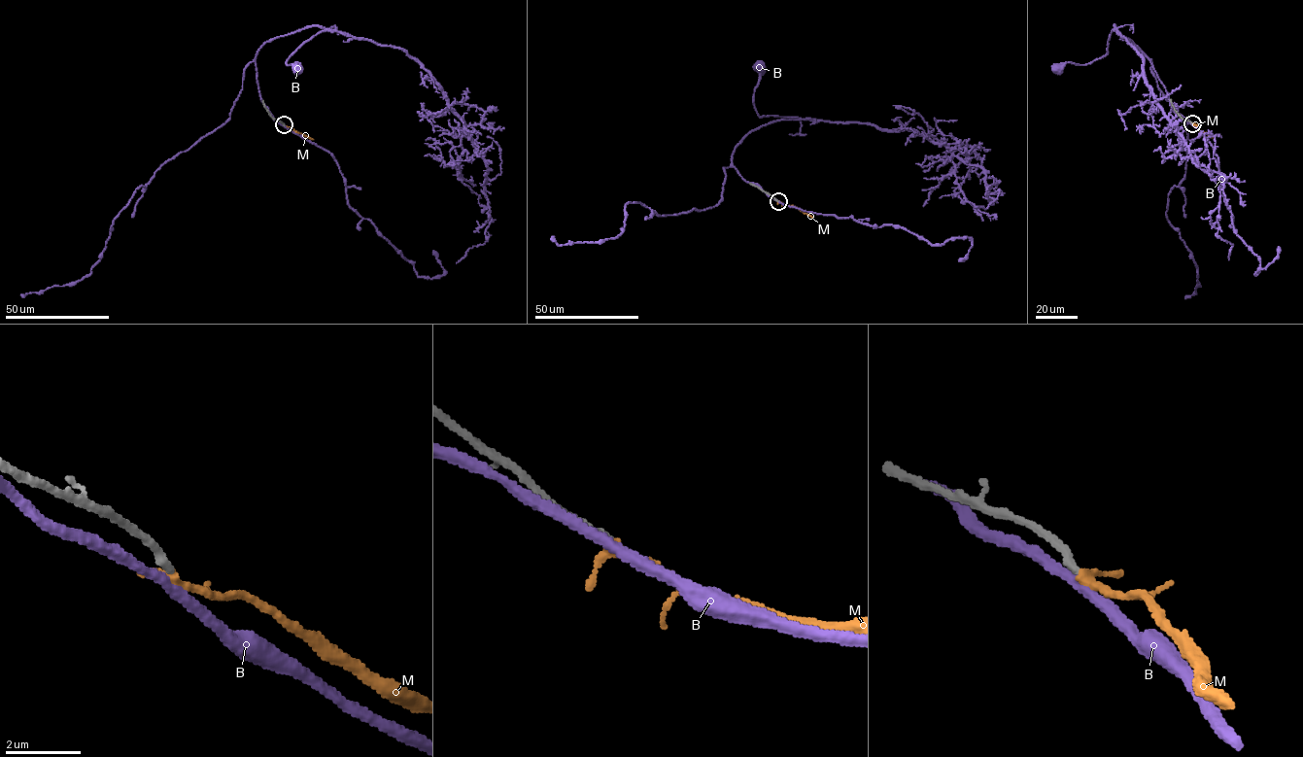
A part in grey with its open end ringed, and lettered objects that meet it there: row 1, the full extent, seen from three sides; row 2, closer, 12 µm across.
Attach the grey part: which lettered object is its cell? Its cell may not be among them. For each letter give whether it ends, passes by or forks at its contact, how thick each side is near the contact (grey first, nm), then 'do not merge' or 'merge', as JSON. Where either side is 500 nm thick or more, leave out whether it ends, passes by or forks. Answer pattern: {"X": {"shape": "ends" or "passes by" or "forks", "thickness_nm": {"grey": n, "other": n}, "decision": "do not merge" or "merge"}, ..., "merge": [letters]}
{"B": {"shape": "passes by", "thickness_nm": {"grey": 240, "other": 280}, "decision": "do not merge"}, "M": {"shape": "passes by", "thickness_nm": {"grey": 240, "other": 200}, "decision": "merge"}, "merge": ["M"]}

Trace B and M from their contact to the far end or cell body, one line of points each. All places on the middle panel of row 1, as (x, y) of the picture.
B: (778, 201), (743, 180), (732, 164), (731, 155), (751, 131), (798, 119), (758, 115), (753, 99), (758, 66)
M: (778, 201), (812, 217)

